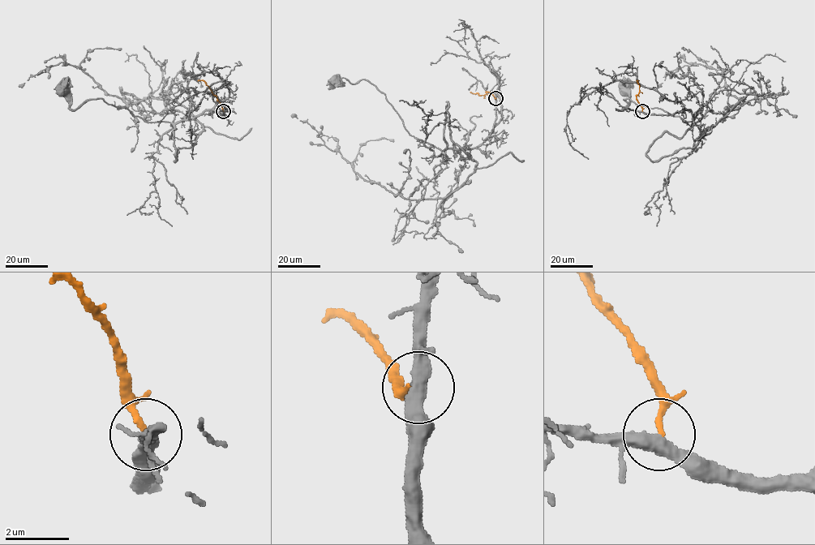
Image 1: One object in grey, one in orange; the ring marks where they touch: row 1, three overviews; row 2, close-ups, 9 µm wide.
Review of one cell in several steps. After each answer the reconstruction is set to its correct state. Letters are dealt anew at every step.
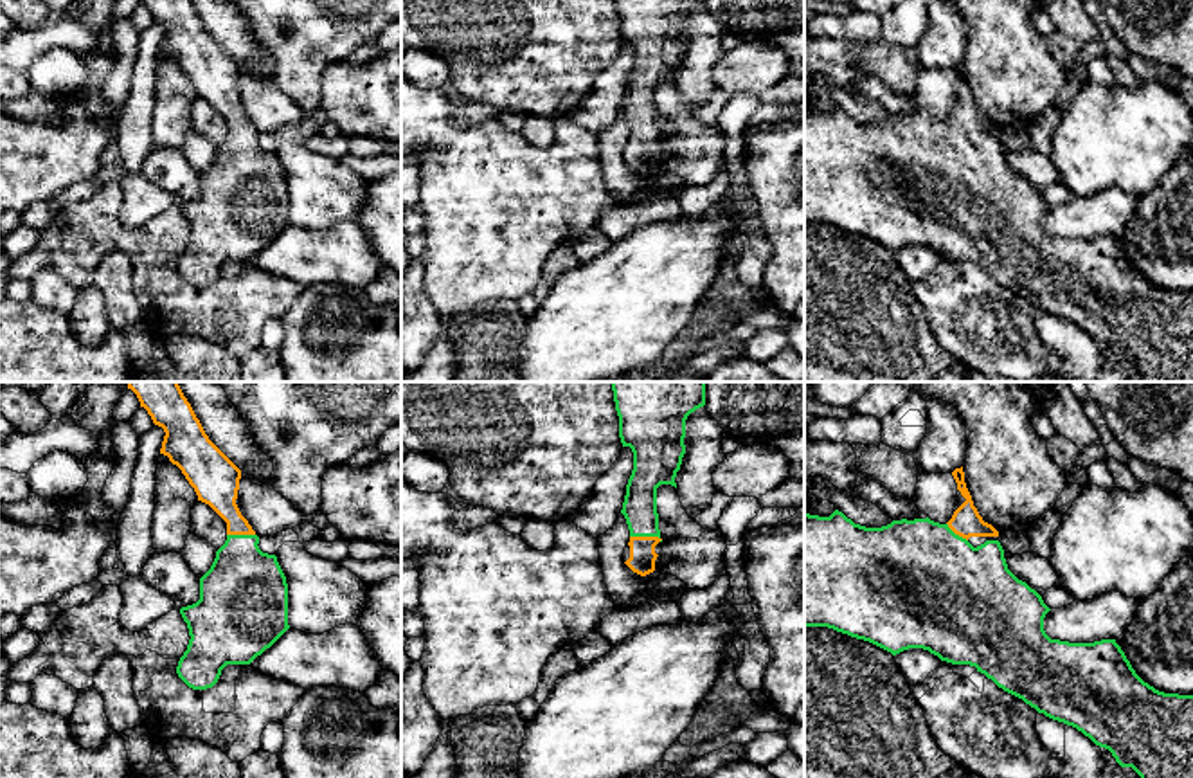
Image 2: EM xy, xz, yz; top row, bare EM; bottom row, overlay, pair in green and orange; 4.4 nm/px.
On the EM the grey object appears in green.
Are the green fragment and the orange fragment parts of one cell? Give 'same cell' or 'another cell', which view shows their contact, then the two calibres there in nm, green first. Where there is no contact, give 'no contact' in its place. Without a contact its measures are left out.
same cell | xz | 160/120 nm

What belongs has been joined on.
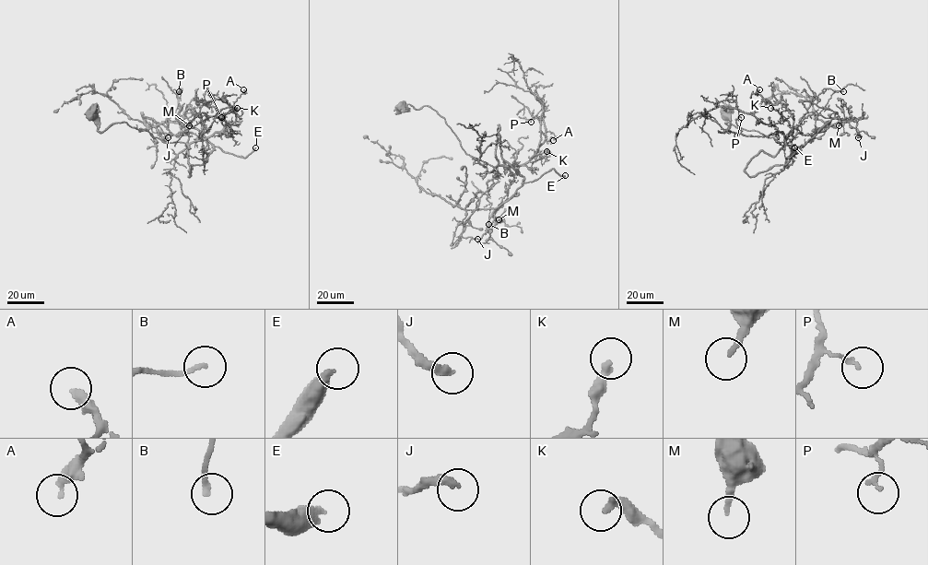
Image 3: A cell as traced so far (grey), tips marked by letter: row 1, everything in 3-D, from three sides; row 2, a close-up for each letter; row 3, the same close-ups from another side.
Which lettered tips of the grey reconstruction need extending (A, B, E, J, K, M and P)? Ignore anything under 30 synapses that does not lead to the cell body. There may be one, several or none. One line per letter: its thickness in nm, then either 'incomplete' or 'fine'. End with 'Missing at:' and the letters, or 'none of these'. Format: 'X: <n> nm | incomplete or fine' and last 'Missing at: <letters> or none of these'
A: 320 nm | fine
B: 150 nm | fine
E: 380 nm | incomplete
J: 240 nm | fine
K: 300 nm | fine
M: 170 nm | fine
P: 140 nm | fine
Missing at: E

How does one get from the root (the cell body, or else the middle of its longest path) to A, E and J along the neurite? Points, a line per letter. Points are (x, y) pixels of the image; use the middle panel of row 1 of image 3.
A: (402, 107), (429, 106), (466, 153), (494, 167), (527, 162), (543, 133), (552, 132), (553, 140)
E: (402, 107), (429, 106), (466, 153), (496, 168), (498, 181), (477, 209), (499, 206), (552, 169), (565, 175)
J: (402, 107), (429, 106), (466, 153), (496, 168), (498, 181), (464, 222), (462, 237), (477, 239)

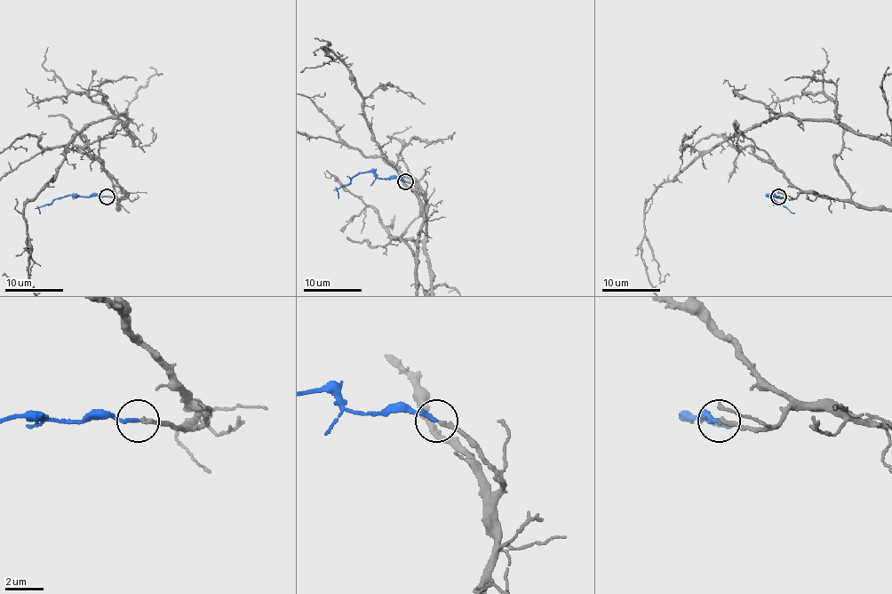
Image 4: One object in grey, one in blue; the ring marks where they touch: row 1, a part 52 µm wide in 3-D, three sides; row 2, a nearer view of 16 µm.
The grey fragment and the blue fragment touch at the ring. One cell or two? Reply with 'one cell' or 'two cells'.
one cell

